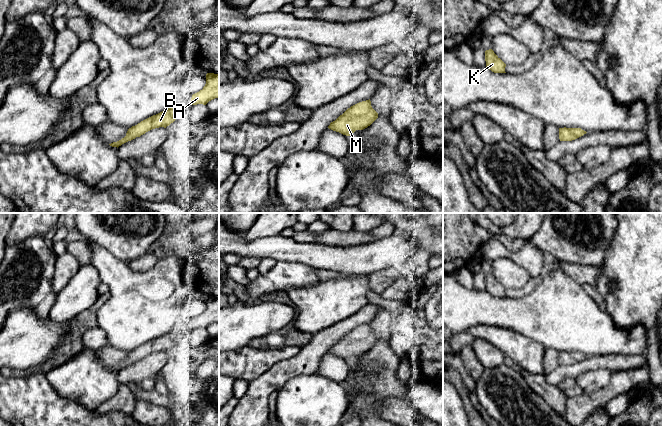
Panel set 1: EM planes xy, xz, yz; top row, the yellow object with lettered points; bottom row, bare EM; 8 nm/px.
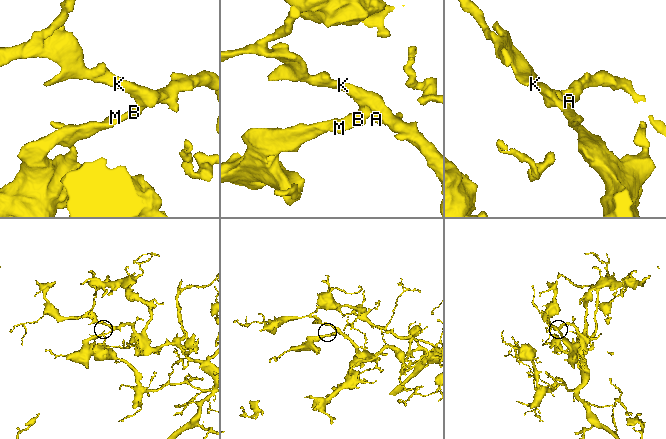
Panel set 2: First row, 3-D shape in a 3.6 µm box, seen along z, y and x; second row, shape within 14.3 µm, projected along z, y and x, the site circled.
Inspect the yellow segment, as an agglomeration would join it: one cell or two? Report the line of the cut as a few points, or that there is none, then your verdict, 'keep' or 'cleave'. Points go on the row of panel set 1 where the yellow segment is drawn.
no cut | keep

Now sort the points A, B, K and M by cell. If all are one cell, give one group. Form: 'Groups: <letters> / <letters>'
Groups: A B K M

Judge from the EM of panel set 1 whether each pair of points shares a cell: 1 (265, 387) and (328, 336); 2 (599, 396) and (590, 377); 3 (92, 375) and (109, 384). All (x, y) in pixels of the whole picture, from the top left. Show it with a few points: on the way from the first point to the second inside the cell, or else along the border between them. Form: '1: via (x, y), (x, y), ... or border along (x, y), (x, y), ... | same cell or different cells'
1: via (280, 373), (290, 367), (299, 365), (312, 352) | same cell
2: border along (611, 372), (611, 378), (604, 387), (584, 394) | different cells
3: via (96, 379), (100, 383), (105, 384) | same cell

